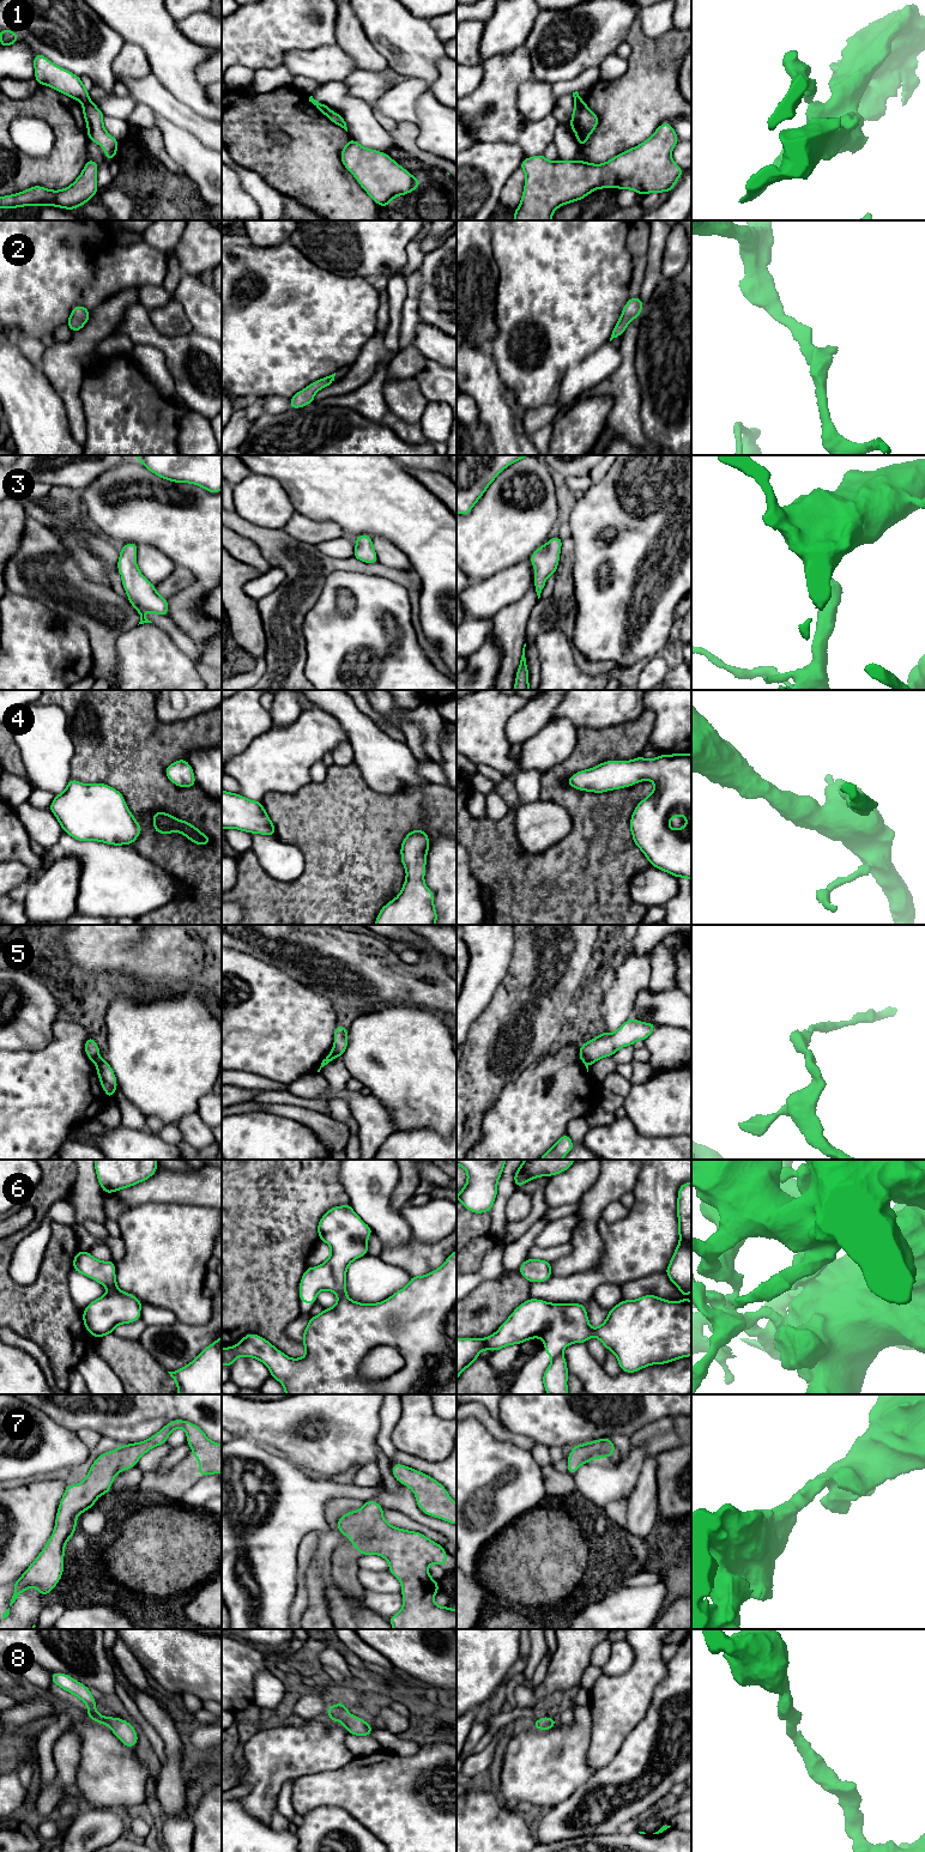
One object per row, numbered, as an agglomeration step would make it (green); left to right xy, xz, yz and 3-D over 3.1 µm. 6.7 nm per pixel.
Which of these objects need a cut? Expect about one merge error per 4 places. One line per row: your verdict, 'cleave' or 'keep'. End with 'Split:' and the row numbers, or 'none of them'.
1: cleave
2: keep
3: keep
4: keep
5: cleave
6: keep
7: keep
8: keep
Split: 1, 5

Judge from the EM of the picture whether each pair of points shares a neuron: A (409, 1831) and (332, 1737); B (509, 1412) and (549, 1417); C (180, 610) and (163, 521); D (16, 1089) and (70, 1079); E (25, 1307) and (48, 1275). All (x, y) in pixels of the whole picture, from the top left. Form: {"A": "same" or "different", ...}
{"A": "different", "B": "same", "C": "same", "D": "same", "E": "same"}

